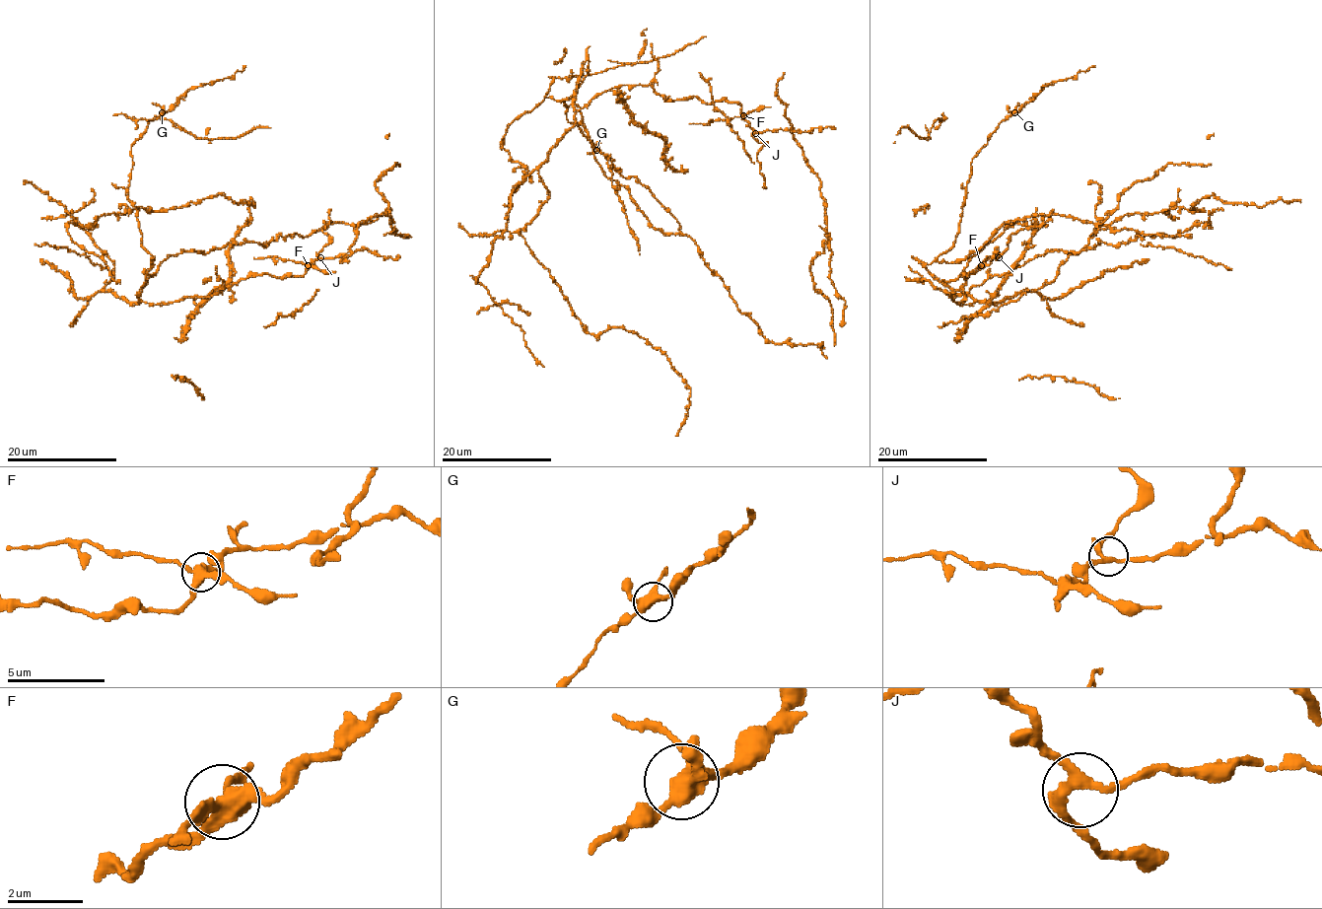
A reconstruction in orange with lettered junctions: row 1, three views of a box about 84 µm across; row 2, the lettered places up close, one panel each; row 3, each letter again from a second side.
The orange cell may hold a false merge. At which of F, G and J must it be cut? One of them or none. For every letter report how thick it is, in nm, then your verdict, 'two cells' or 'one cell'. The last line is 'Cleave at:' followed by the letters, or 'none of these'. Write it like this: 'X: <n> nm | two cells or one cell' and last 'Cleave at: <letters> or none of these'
F: 400 nm | two cells
G: 400 nm | one cell
J: 260 nm | one cell
Cleave at: F

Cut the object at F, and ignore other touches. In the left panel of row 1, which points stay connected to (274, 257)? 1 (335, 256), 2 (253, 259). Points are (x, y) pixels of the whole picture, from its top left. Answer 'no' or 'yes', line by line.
1: no
2: yes

